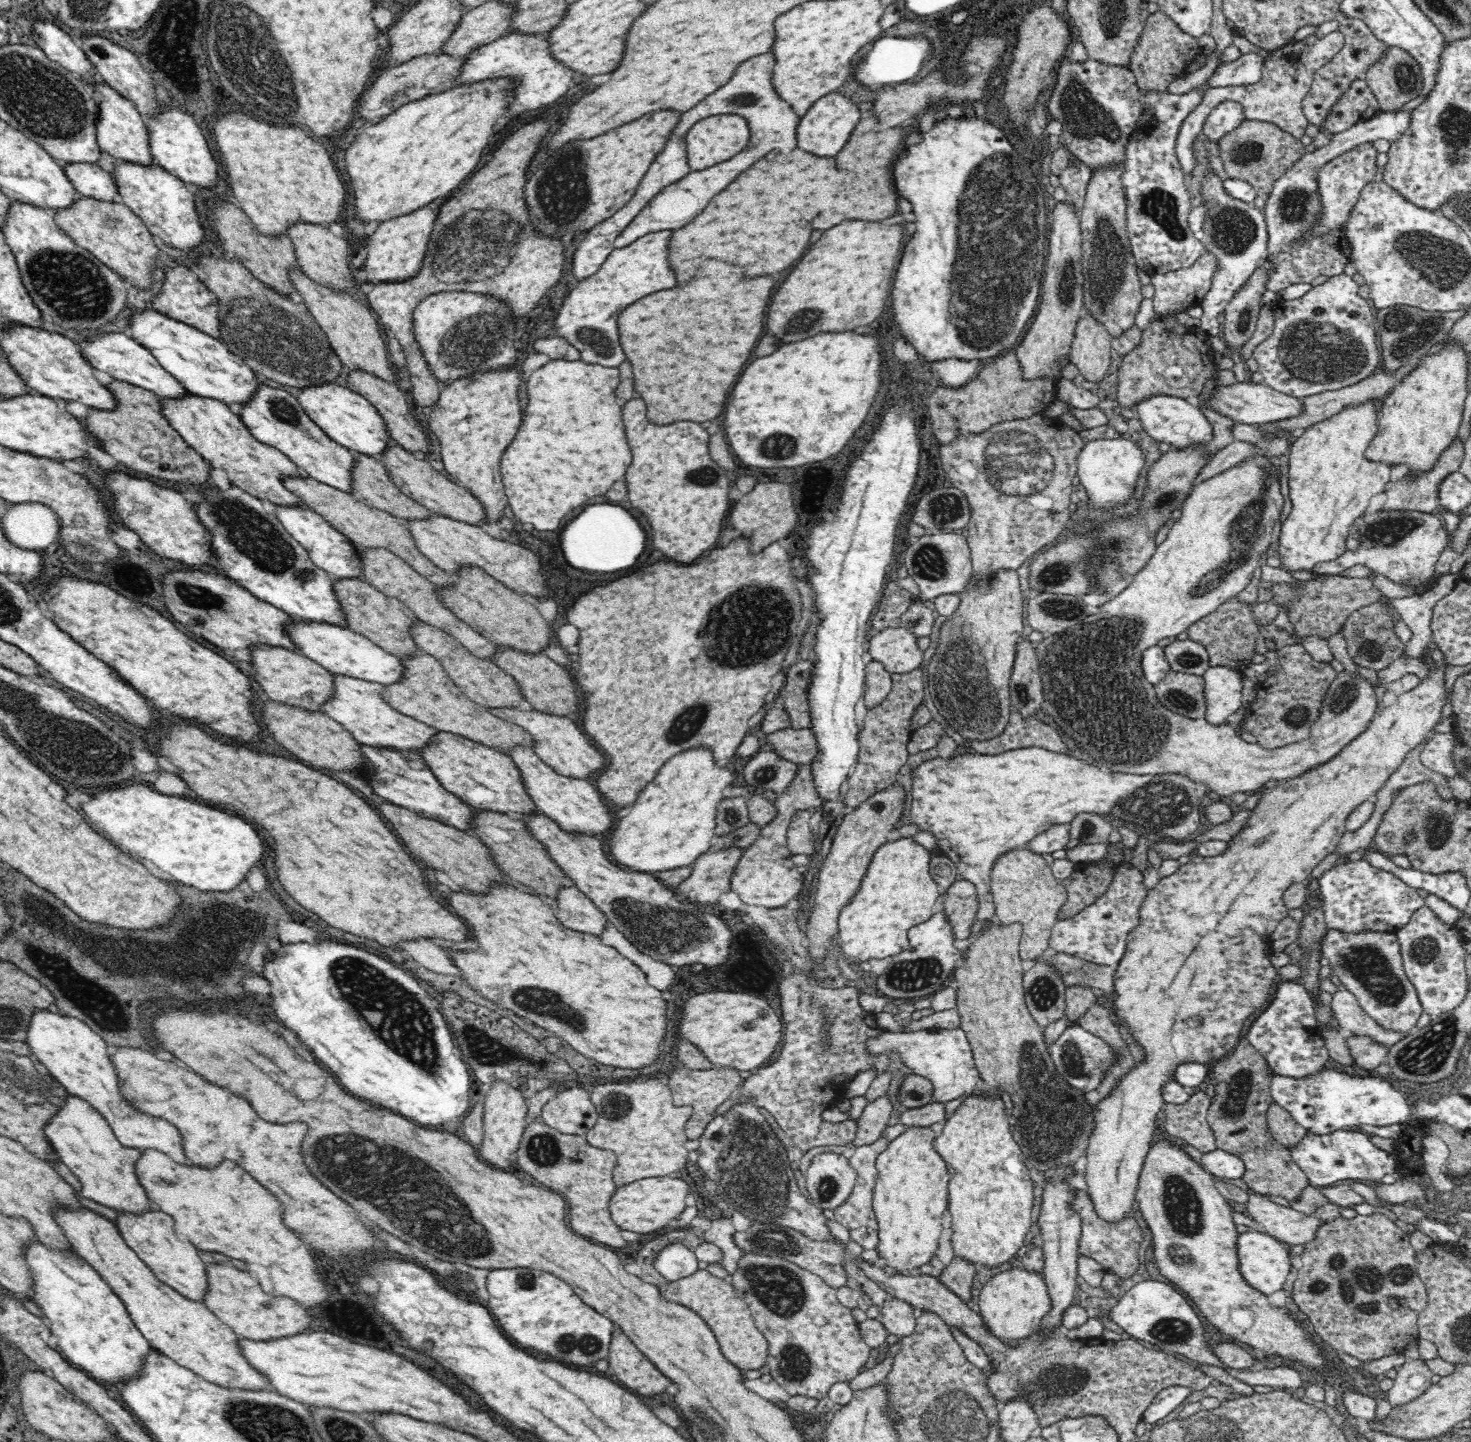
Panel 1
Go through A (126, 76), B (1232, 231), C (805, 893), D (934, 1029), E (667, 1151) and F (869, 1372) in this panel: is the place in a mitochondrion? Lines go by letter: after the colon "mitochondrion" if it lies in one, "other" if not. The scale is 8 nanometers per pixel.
A: other
B: mitochondrion
C: other
D: other
E: other
F: other

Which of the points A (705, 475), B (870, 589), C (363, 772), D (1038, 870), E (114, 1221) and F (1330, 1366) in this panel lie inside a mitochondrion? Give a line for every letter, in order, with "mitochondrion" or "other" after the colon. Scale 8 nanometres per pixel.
A: mitochondrion
B: other
C: other
D: other
E: other
F: other

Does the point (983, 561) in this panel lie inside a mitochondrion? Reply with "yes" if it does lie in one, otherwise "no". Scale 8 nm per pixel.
no

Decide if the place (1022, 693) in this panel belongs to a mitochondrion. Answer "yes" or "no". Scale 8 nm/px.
yes

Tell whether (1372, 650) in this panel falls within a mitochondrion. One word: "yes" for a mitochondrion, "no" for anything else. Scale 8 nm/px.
yes

